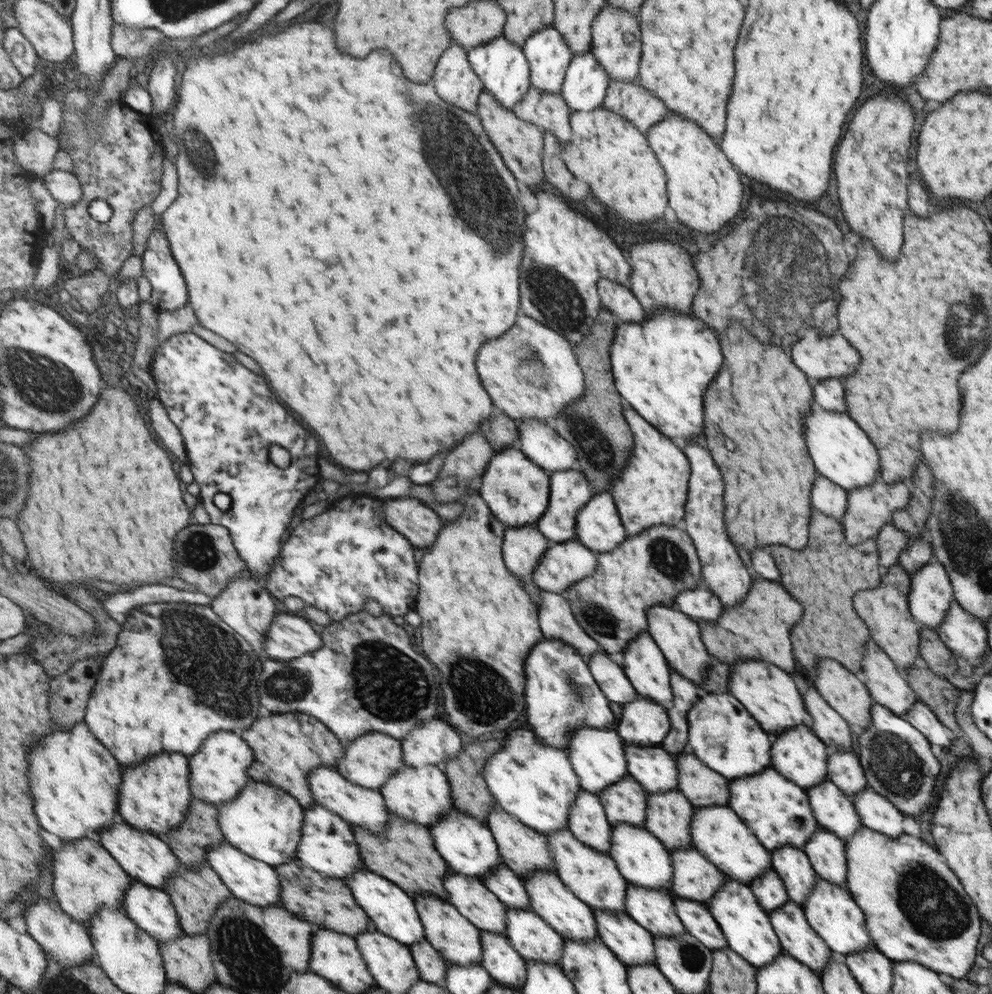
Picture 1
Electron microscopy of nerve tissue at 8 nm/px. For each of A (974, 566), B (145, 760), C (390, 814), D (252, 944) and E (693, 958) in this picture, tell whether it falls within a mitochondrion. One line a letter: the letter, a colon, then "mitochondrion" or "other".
A: mitochondrion
B: other
C: other
D: mitochondrion
E: mitochondrion

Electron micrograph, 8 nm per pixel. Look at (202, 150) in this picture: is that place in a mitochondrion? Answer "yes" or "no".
yes

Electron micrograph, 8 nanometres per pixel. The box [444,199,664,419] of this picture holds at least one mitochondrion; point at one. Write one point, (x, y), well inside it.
(563, 306)

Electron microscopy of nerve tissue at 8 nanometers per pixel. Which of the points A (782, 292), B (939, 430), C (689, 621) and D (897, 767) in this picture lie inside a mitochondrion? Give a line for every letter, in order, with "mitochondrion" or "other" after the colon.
A: mitochondrion
B: other
C: other
D: mitochondrion

